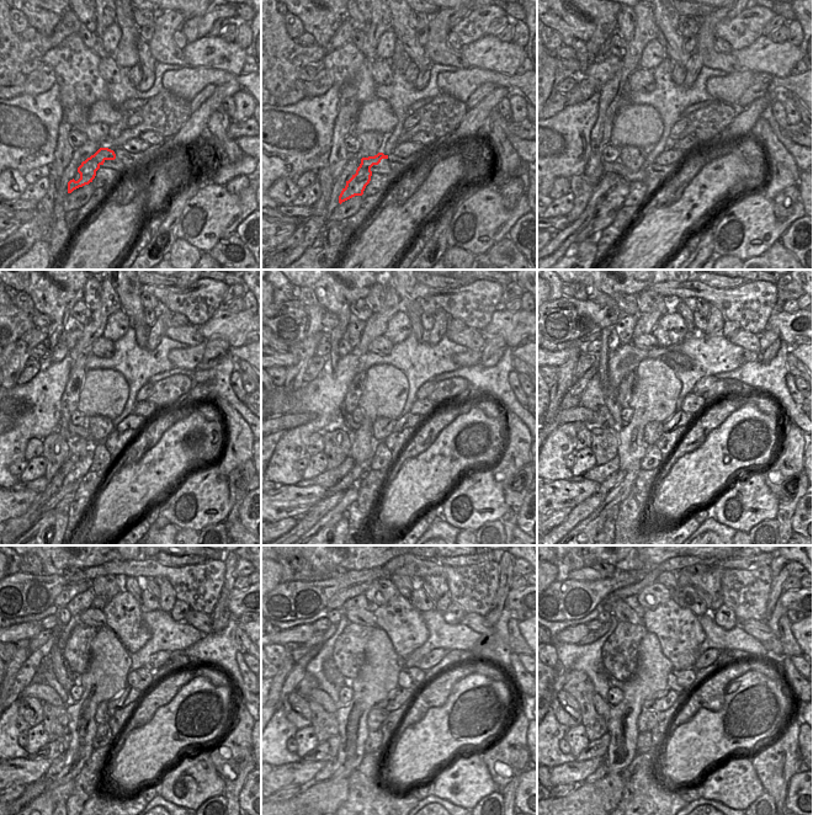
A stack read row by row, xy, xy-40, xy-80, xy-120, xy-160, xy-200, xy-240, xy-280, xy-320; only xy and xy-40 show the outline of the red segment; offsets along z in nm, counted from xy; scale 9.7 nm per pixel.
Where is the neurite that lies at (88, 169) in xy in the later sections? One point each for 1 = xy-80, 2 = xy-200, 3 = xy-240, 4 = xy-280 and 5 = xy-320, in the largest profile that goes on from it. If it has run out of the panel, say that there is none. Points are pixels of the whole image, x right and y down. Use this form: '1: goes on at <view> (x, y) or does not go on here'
1: goes on at xy-80 (631, 186)
2: goes on at xy-200 (614, 480)
3: goes on at xy-240 (57, 763)
4: goes on at xy-280 (325, 773)
5: goes on at xy-320 (602, 771)

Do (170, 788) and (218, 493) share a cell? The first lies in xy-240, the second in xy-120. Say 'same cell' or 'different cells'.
same cell

